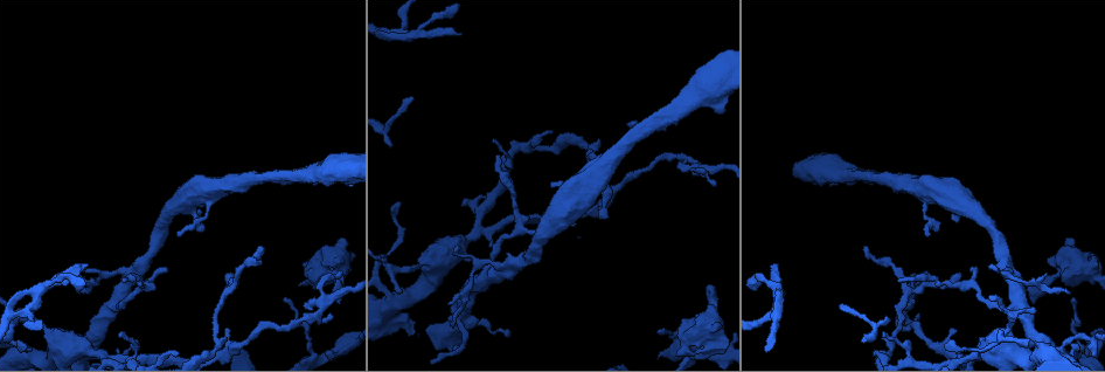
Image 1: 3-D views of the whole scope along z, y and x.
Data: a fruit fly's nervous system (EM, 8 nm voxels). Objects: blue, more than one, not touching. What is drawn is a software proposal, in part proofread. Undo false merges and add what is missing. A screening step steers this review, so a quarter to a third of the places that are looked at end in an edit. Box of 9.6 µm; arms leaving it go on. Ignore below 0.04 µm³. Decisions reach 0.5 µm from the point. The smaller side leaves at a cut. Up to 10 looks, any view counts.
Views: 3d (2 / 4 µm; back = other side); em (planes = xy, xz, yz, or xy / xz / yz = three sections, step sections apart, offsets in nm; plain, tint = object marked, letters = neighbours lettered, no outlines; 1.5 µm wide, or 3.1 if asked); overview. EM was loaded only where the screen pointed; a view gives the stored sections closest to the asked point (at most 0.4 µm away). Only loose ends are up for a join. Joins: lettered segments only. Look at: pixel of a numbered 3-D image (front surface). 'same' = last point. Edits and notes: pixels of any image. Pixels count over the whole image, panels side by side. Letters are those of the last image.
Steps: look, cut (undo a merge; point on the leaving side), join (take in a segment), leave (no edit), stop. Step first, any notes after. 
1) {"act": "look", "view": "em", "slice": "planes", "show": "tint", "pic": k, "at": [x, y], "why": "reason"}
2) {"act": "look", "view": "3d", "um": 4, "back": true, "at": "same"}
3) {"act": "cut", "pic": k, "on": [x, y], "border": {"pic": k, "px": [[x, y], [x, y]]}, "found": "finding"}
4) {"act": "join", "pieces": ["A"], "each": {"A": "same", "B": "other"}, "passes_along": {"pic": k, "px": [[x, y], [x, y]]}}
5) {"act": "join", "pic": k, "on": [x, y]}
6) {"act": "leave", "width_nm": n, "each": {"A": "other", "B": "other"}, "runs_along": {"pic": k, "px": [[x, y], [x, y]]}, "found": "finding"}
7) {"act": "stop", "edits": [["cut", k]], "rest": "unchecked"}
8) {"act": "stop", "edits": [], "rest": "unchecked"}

{"act": "look", "view": "em", "slice": "yz", "step": 8, "show": "letters", "pic": 1, "at": [452, 303]}

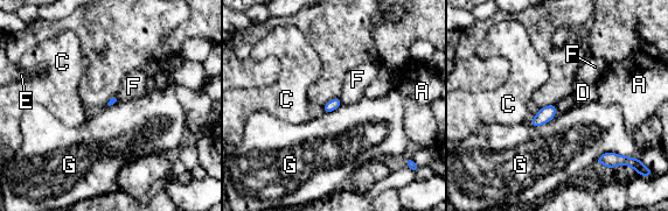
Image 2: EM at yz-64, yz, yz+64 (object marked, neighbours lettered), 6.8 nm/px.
{"act": "look", "view": "em", "slice": "planes", "show": "letters", "at": "same"}

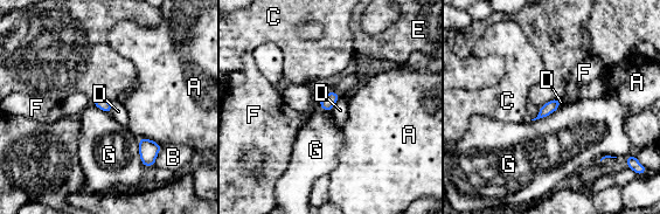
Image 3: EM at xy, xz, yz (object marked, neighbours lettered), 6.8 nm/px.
{"act": "leave", "width_nm": 80, "each": {"A": "other", "B": "other", "C": "other", "D": "other", "E": "other", "F": "other", "G": "other"}, "border": {"pic": 3, "px": [[338, 98], [330, 110]]}, "found": "none of them fits"}

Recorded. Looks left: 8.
{"act": "look", "view": "em", "slice": "xy", "step": 8, "show": "letters", "pic": 1, "at": [508, 334], "why": "branch stops here"}

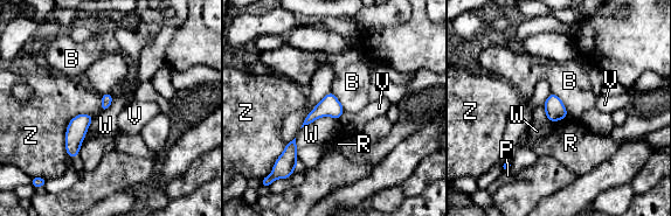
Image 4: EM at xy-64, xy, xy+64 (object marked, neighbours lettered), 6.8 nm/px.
{"act": "leave", "longest_contact_nm": ["Z", 340], "each": {"B": "other", "P": "other", "R": "other", "V": "other", "W": "other", "Z": "other"}, "found": "no lettered segment goes on from it"}

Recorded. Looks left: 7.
{"act": "look", "view": "em", "slice": "xy", "step": 4, "show": "letters", "pic": 1, "at": [492, 140], "why": "thin end"}

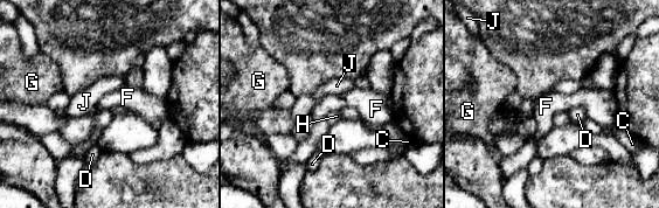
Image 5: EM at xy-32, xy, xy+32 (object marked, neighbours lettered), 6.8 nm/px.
{"act": "look", "view": "em", "slice": "planes", "show": "letters", "at": "same"}

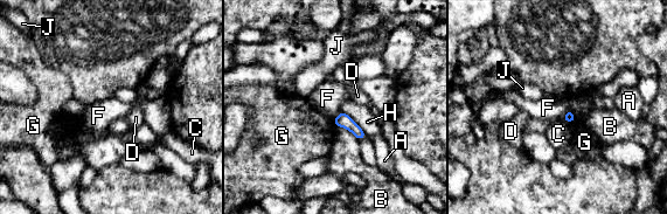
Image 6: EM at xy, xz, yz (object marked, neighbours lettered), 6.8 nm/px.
{"act": "leave", "longest_contact_nm": ["H", 240], "each": {"A": "other", "B": "other", "C": "other", "D": "other", "F": "other", "G": "other", "H": "other", "J": "other"}, "found": "none of them fits"}

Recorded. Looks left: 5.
{"act": "look", "view": "3d", "um": 4, "pic": 1, "at": [340, 301], "why": "branch stops here"}

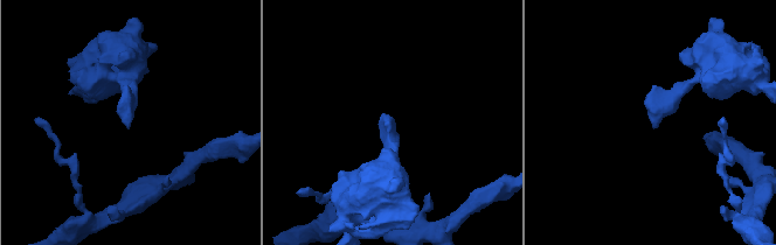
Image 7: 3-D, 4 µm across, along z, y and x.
{"act": "look", "view": "em", "slice": "yz", "step": 4, "show": "tint", "pic": 7, "at": [655, 126]}

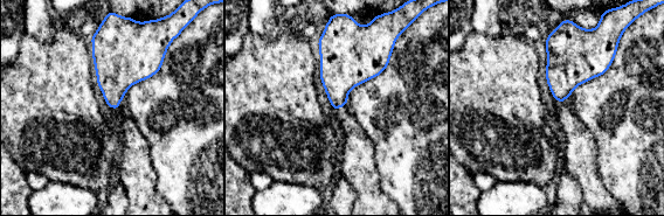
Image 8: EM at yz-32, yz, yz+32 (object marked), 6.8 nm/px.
{"act": "look", "view": "em", "slice": "yz", "step": 4, "show": "letters", "at": "same", "why": "what lies round it"}

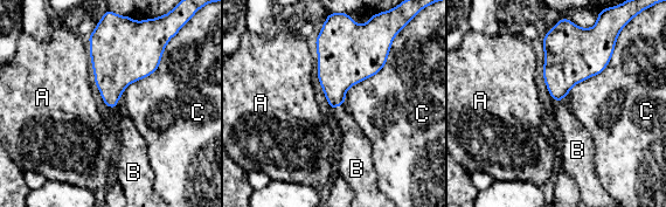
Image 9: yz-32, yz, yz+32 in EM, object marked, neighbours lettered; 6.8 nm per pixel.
{"act": "join", "pieces": ["B"], "each": {"A": "other", "B": "same", "C": "other"}, "passes_along": {"pic": 9, "px": [[338, 69], [338, 105], [353, 137]]}, "found": "it goes on there"}

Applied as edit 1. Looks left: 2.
{"act": "stop", "edits": [["join", 9]], "rest": "unchecked"}

